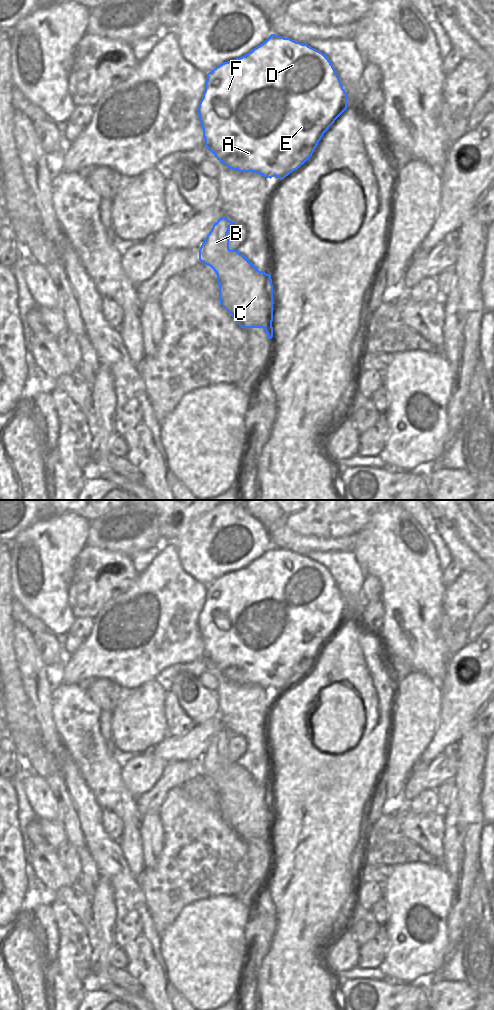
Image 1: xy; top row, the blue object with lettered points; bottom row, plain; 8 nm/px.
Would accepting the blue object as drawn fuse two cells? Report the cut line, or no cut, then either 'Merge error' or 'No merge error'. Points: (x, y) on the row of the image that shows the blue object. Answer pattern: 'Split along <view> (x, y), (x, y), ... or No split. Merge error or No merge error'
No split. No merge error

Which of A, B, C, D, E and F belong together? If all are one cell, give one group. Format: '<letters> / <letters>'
A B C D E F

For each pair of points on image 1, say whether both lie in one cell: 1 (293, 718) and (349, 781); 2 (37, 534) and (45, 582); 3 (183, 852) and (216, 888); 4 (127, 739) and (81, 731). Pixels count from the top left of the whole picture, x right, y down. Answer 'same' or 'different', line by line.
1: same
2: same
3: same
4: different

